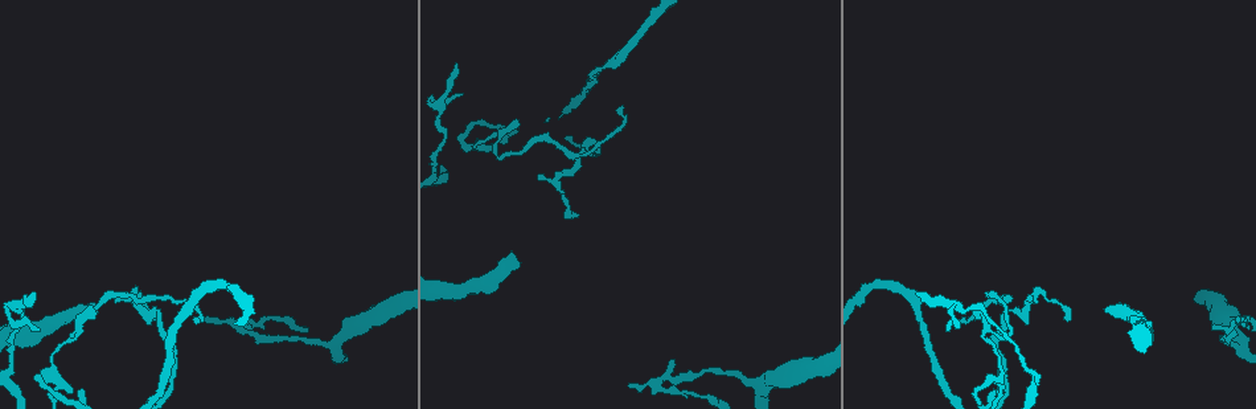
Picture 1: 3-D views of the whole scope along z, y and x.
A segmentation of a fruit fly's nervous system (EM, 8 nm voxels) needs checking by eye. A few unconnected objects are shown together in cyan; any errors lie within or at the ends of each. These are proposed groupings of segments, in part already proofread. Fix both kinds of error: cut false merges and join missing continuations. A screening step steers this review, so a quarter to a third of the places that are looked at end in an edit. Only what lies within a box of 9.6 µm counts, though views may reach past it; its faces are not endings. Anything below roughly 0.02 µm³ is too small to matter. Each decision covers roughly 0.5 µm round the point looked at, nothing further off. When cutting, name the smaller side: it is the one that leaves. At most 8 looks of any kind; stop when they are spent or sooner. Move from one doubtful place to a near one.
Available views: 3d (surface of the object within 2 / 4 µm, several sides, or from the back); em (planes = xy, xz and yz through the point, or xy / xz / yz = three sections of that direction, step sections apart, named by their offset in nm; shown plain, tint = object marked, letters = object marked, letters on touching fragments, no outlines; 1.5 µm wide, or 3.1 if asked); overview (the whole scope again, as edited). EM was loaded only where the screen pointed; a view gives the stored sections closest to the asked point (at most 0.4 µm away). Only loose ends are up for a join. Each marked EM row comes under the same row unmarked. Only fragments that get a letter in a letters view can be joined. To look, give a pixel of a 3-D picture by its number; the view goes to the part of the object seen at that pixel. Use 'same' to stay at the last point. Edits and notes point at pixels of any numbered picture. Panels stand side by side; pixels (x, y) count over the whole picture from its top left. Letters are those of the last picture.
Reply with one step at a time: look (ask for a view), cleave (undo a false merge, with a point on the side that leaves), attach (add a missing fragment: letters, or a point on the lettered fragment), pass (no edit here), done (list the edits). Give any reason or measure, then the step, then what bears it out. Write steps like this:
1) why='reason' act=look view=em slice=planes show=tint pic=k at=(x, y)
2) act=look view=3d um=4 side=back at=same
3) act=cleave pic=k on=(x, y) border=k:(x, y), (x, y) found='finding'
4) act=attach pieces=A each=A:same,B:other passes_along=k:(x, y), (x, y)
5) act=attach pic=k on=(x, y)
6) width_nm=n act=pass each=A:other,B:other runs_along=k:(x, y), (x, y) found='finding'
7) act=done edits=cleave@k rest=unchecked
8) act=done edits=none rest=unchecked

why='sharp bend' act=look view=em slice=planes show=letters pic=1 at=(533, 136)

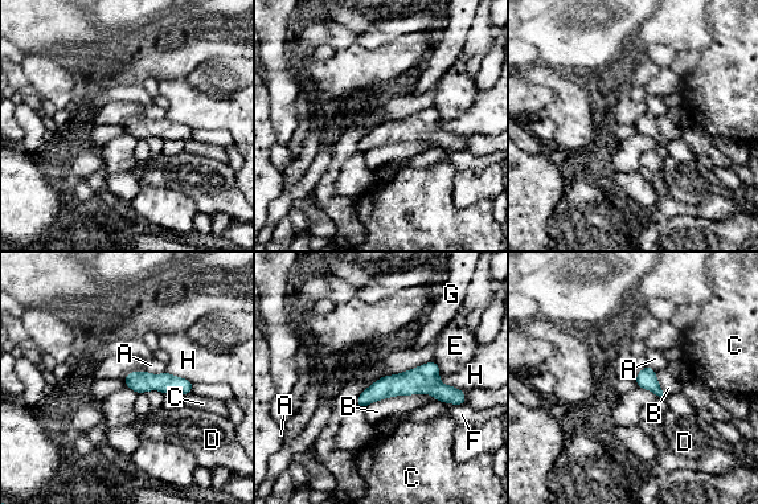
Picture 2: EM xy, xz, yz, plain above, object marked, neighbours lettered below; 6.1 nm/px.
act=pass each=A:other,B:other,C:other,D:other,E:other,F:other,G:other,H:other runs_along=2:(459, 393), (388, 385), (360, 402) found='one neuron here'

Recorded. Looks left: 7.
why='abrupt turn' act=look view=3d um=2 pic=1 at=(1000, 380)

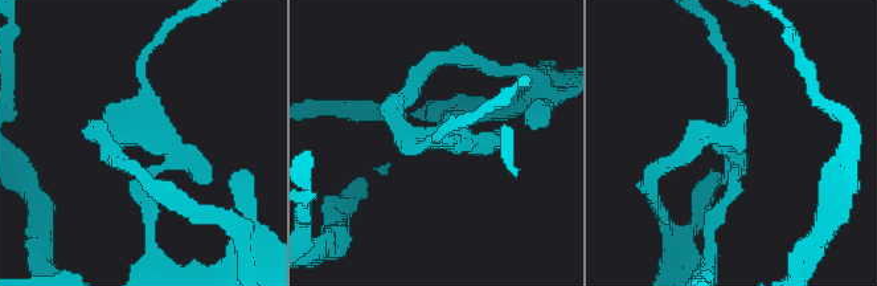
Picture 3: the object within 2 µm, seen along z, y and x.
act=look view=em slice=planes show=letters pic=3 at=(143, 137)

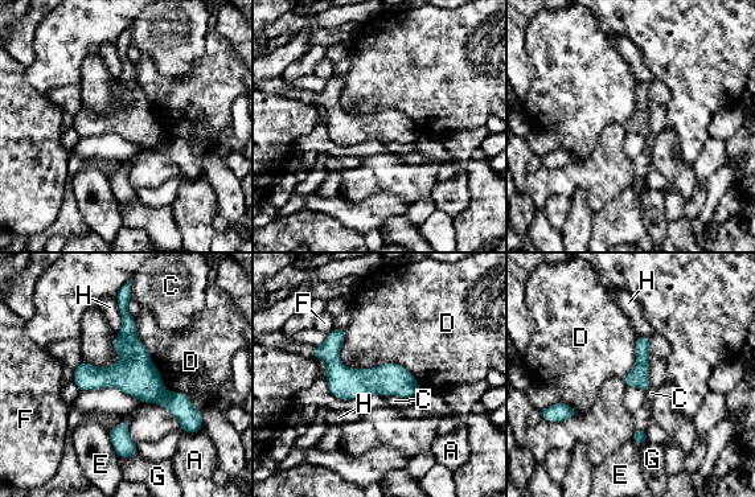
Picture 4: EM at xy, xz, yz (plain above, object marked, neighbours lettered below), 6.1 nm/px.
act=cleave pic=4 on=(191, 420) each=A:other,C:other,D:other,E:other,F:other,G:other,H:other border=4:(165, 391), (158, 402) found='two neurons meet here'

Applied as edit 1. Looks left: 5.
why='long arm stops here' act=look view=3d um=4 pic=1 at=(1117, 305)

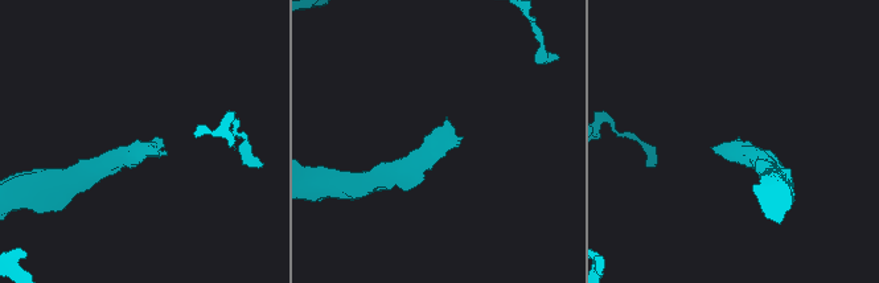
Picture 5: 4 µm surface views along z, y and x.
why='shape alone is not enough' act=look view=em slice=xz step=4 show=letters pic=5 at=(734, 146)

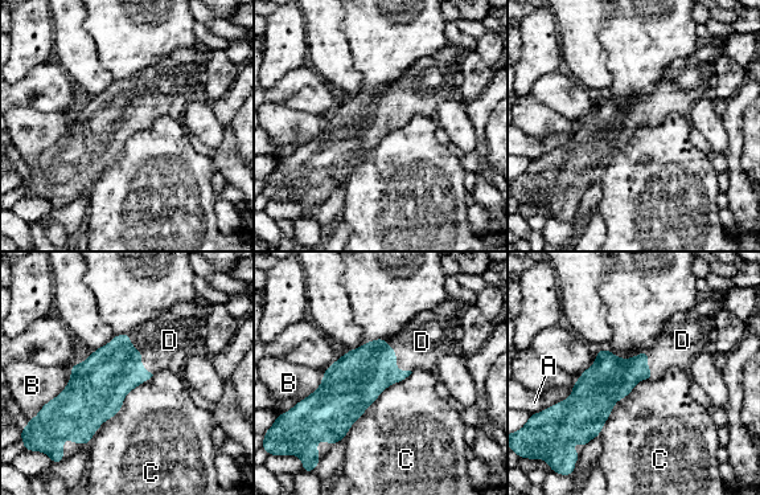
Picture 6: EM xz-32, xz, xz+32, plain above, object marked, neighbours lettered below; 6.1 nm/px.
why='another direction' act=look view=em slice=yz step=8 show=letters at=same

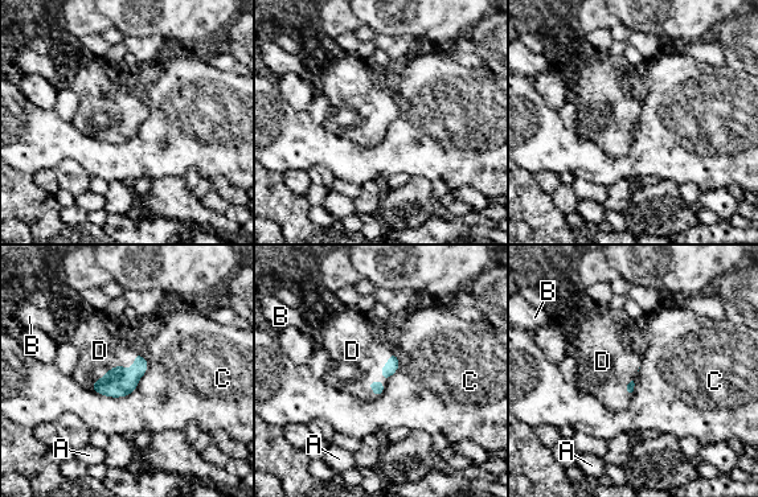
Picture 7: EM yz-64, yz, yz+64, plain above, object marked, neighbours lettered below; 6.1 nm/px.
width_nm=180 act=attach pieces=D each=A:other,B:other,C:other,D:same passes_along=7:(119, 381), (103, 376), (99, 350) found='the neuron continues'

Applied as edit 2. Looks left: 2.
act=done edits=cleave@4,attach@7 rest=unchecked

